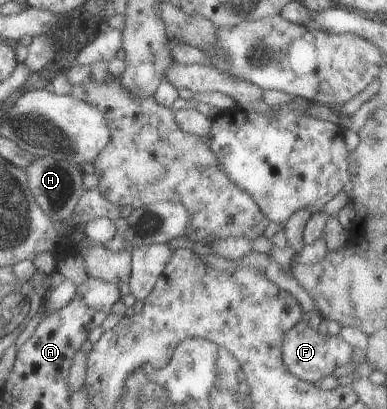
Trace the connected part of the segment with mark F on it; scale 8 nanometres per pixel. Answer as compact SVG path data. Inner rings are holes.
M301 320L283 336L281 355L288 372L302 382L314 384L317 380L336 373L338 369L346 366L352 360L353 349L338 335L324 338L316 329L308 328L307 321Z

